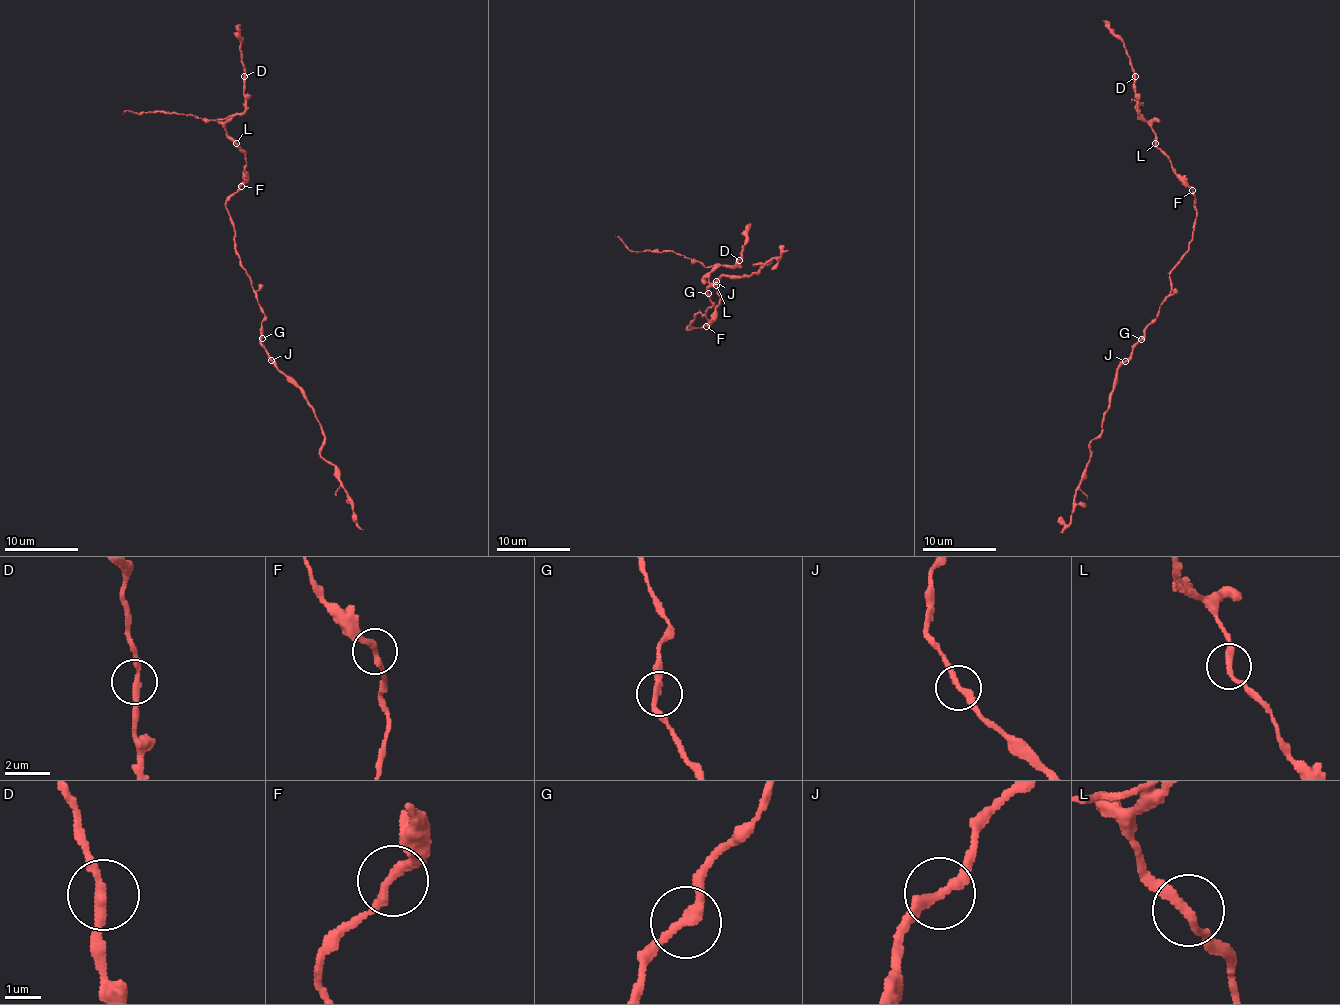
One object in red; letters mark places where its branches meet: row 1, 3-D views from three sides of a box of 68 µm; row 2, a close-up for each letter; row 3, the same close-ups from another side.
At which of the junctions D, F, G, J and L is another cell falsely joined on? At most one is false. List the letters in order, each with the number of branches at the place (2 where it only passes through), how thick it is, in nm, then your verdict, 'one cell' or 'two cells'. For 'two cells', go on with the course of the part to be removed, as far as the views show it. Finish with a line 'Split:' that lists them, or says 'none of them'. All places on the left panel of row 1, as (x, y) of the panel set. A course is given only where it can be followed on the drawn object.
D: branches 2; calibre 240 nm; one cell
F: branches 2; calibre 240 nm; one cell
G: branches 2; calibre 260 nm; one cell
J: branches 2; calibre 280 nm; one cell
L: branches 2; calibre 280 nm; one cell
Split: none of them

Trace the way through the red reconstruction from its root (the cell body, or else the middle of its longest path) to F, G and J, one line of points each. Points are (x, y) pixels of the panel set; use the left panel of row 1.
F: (246, 273), (234, 247), (234, 222), (226, 206), (226, 200), (241, 186)
G: (246, 273), (264, 314), (262, 338)
J: (246, 273), (264, 314), (260, 340), (270, 360)

